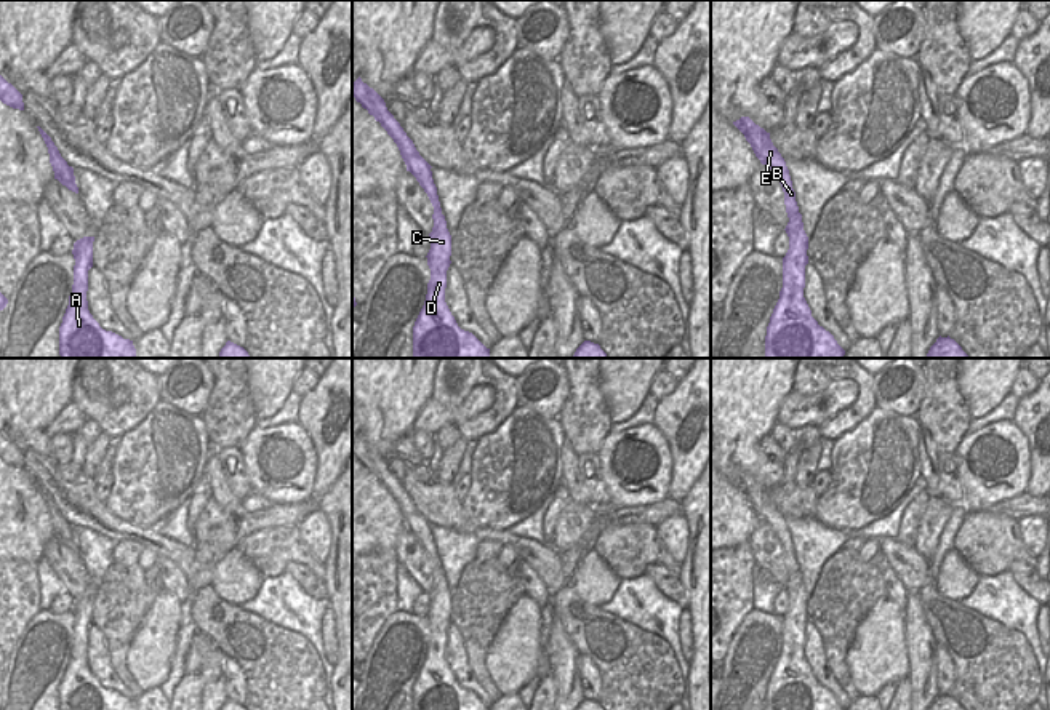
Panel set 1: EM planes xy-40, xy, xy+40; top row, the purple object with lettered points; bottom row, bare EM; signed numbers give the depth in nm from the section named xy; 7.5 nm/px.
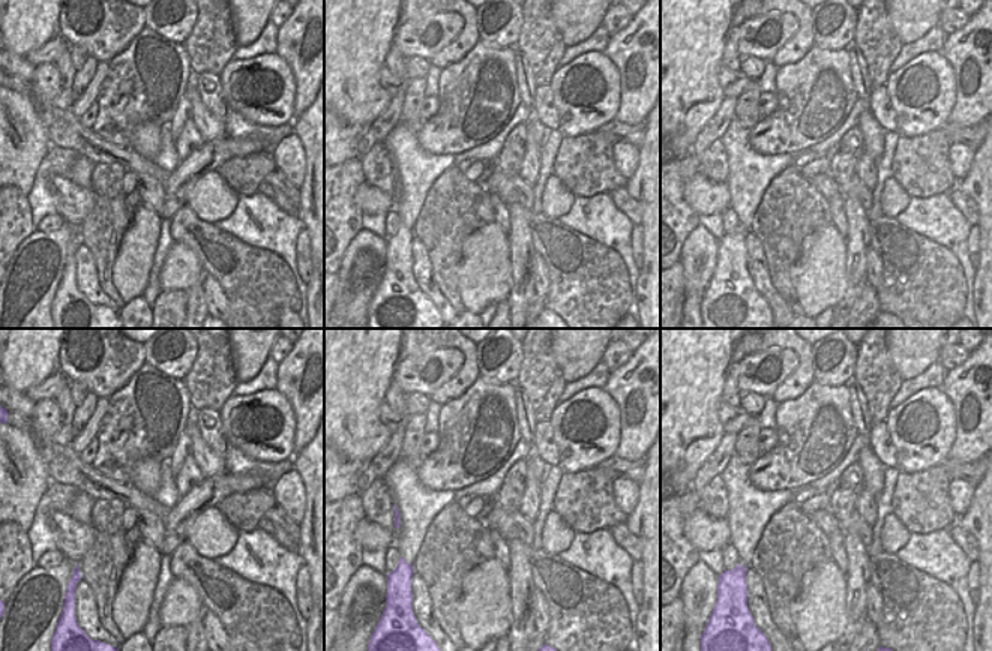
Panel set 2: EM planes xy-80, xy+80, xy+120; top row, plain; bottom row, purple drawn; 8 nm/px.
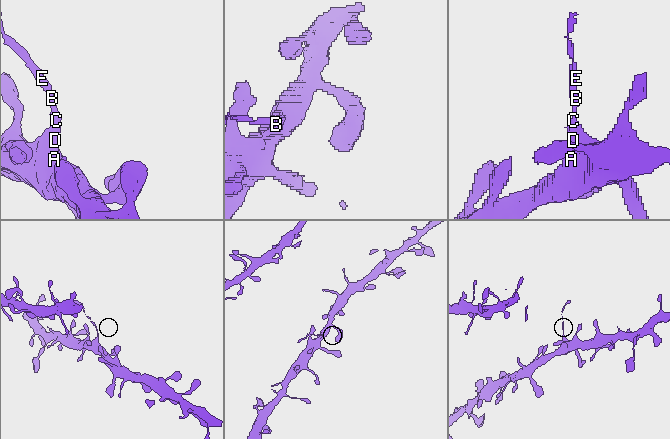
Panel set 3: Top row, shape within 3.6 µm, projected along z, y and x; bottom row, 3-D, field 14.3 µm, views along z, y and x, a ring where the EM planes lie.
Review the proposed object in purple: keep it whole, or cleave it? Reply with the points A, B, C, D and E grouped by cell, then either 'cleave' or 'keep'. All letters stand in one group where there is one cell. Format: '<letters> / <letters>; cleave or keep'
A C D / B E; cleave

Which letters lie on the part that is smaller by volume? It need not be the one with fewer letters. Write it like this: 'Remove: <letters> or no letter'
Remove: B, E

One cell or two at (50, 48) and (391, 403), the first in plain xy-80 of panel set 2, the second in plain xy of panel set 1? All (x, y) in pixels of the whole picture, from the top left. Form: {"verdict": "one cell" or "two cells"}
{"verdict": "two cells"}

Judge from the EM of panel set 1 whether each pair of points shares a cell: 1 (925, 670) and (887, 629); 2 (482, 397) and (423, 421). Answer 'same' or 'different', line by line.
1: different
2: same

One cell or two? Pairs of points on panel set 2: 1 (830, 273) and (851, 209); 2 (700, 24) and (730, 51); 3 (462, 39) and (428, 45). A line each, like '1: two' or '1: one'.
1: two
2: two
3: two

